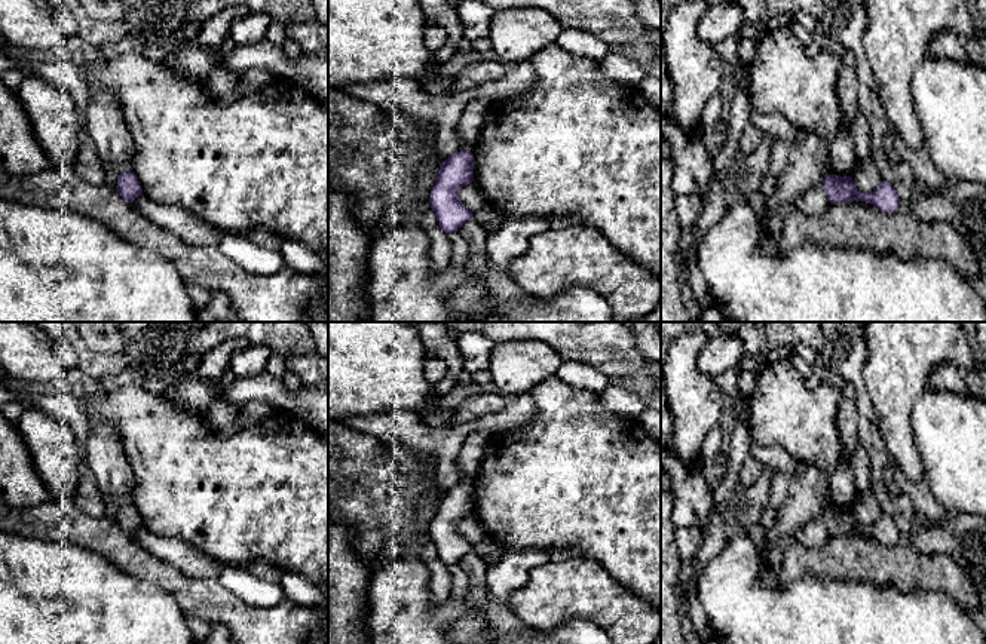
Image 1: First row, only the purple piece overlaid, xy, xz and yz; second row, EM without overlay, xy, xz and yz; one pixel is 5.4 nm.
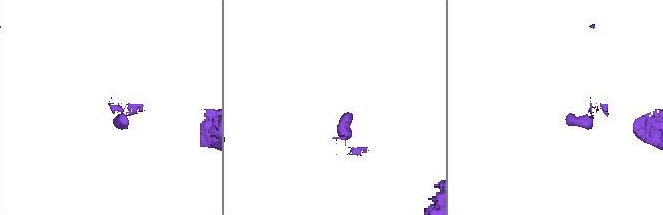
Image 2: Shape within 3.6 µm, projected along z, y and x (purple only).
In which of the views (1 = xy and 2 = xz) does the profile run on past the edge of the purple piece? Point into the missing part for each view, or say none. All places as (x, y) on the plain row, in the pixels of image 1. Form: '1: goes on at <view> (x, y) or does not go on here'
1: does not go on here
2: does not go on here

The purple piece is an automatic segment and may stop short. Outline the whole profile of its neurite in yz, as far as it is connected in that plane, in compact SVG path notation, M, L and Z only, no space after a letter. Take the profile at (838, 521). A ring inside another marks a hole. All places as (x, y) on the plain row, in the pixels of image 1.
M824 507L823 519L830 536L848 536L855 531L860 534L867 534L875 539L875 542L882 545L898 545L900 530L894 522L892 516L882 513L881 518L872 525L861 525L851 509L840 507Z

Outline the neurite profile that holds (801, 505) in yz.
M799 464L778 507L777 521L768 530L771 542L794 536L812 519L823 518L827 476L814 464Z

